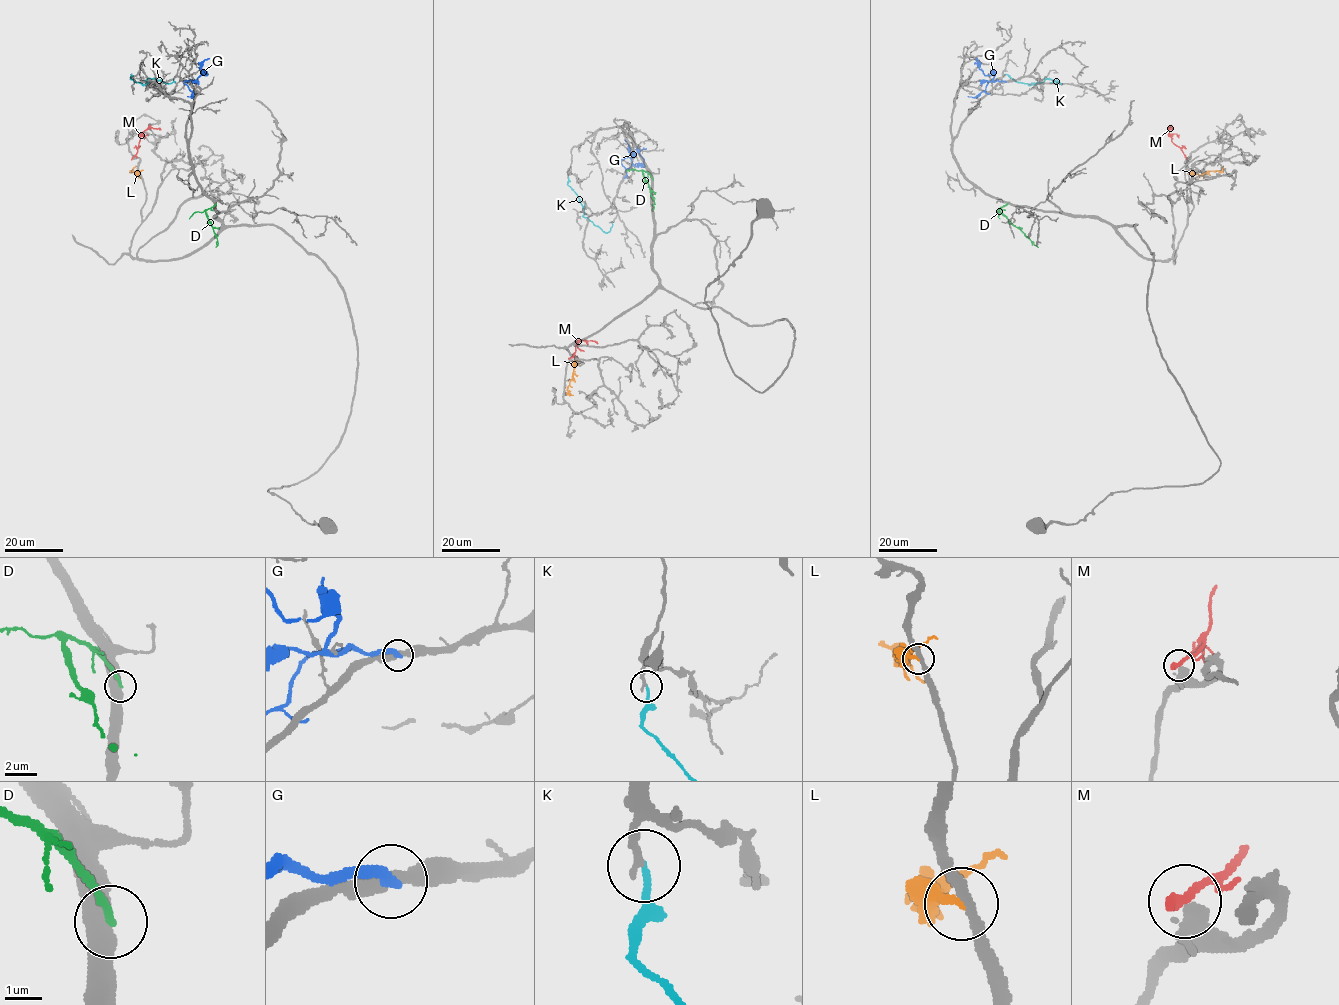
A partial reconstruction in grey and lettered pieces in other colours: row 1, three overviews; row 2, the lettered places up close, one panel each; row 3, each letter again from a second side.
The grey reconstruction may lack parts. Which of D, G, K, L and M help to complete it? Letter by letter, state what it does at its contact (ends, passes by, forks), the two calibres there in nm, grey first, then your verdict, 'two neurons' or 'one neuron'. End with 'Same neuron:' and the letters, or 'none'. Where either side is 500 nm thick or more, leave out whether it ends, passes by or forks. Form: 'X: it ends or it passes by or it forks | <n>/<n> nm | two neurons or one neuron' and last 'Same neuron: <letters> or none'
D: 500/200 nm | two neurons
G: it ends | 440/320 nm | two neurons
K: it ends | 220/170 nm | two neurons
L: it ends | 260/200 nm | two neurons
M: it ends | 400/280 nm | two neurons
Same neuron: none

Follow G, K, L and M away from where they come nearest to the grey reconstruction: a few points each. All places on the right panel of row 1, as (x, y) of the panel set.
G: (1005, 82), (993, 81), (993, 74), (986, 75), (976, 58)
K: (1005, 74), (1027, 85), (1042, 82), (1046, 78), (1061, 83), (1050, 82)
L: (1188, 174), (1218, 171), (1223, 166)
M: (1186, 157), (1171, 140), (1168, 127), (1171, 130)

